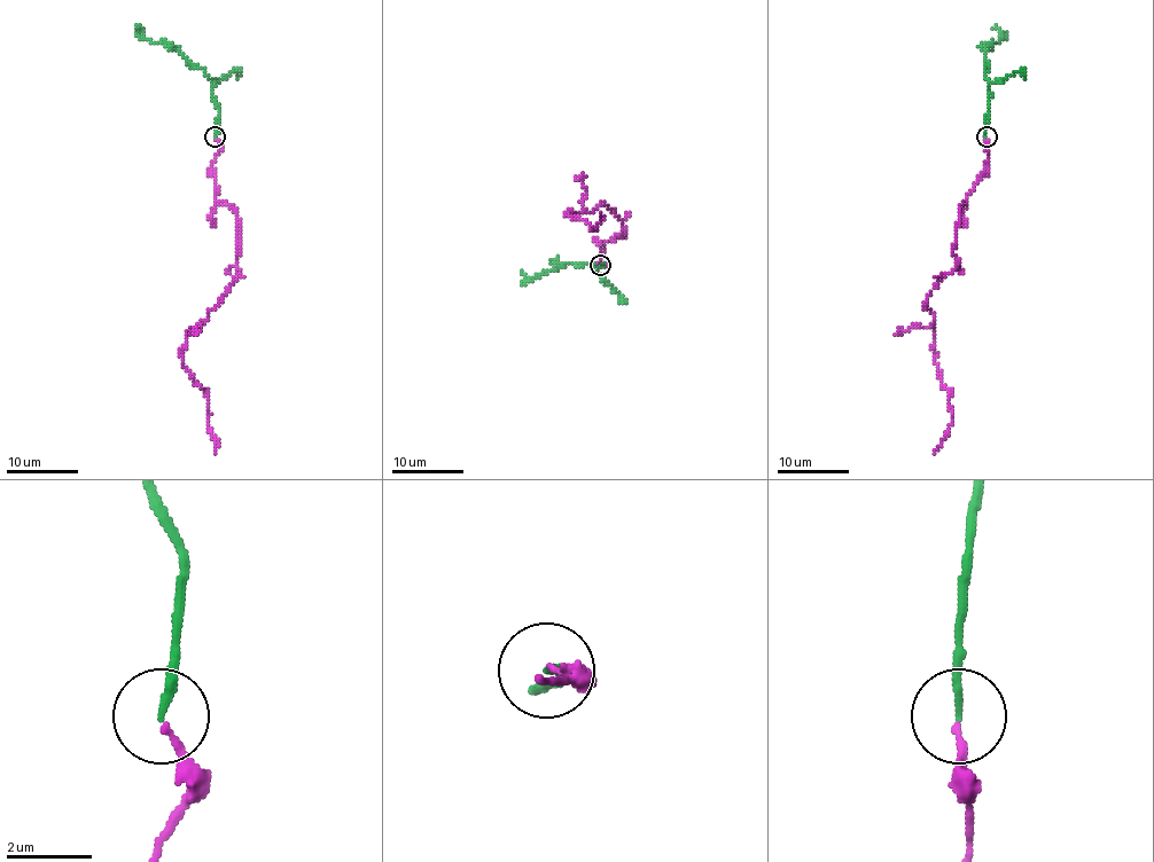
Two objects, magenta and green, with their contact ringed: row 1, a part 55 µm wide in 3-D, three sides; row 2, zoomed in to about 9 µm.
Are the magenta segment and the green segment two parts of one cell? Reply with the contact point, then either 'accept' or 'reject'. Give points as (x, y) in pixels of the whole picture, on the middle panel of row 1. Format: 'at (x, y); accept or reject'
at (600, 265); accept

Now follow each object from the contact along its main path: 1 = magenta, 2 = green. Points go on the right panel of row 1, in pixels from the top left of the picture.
1: (985, 138), (985, 172), (959, 211), (957, 265), (925, 305), (935, 319), (935, 365), (953, 415), (935, 453)
2: (985, 138), (989, 95), (985, 49), (1000, 38), (1000, 31), (992, 28)

